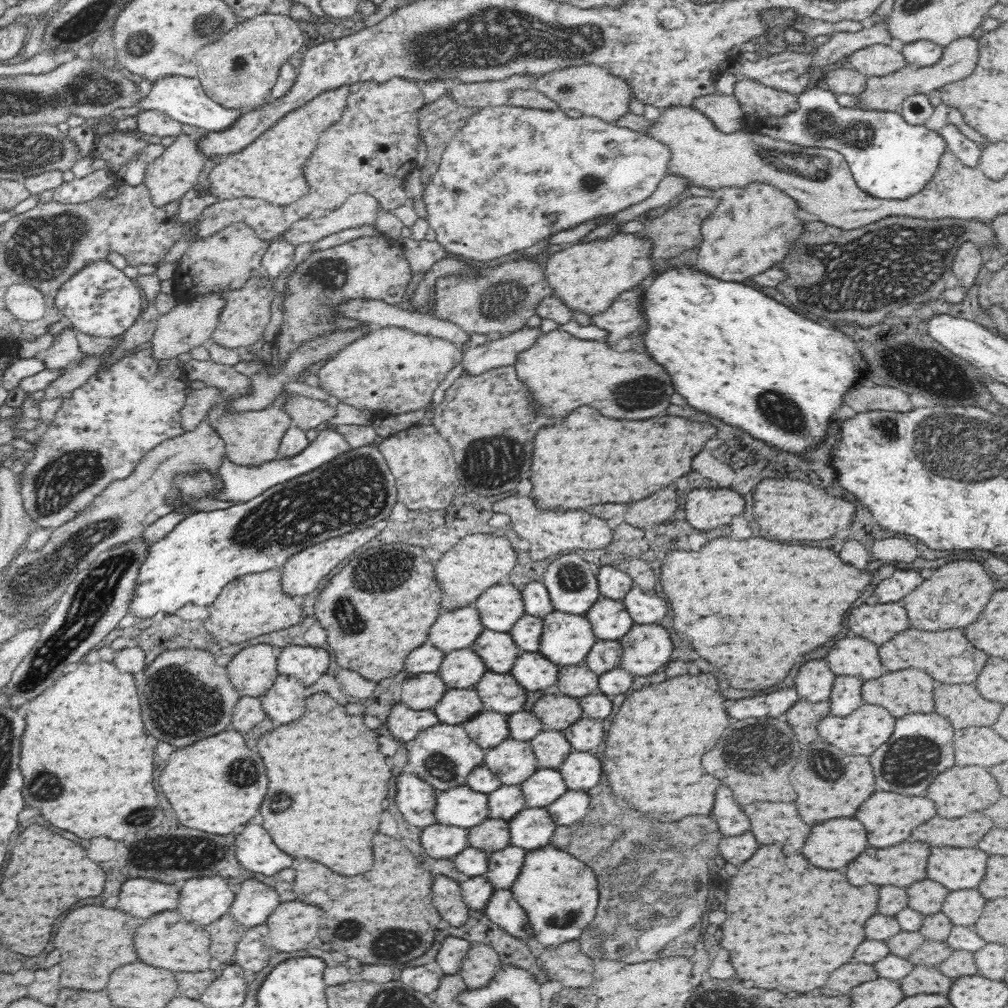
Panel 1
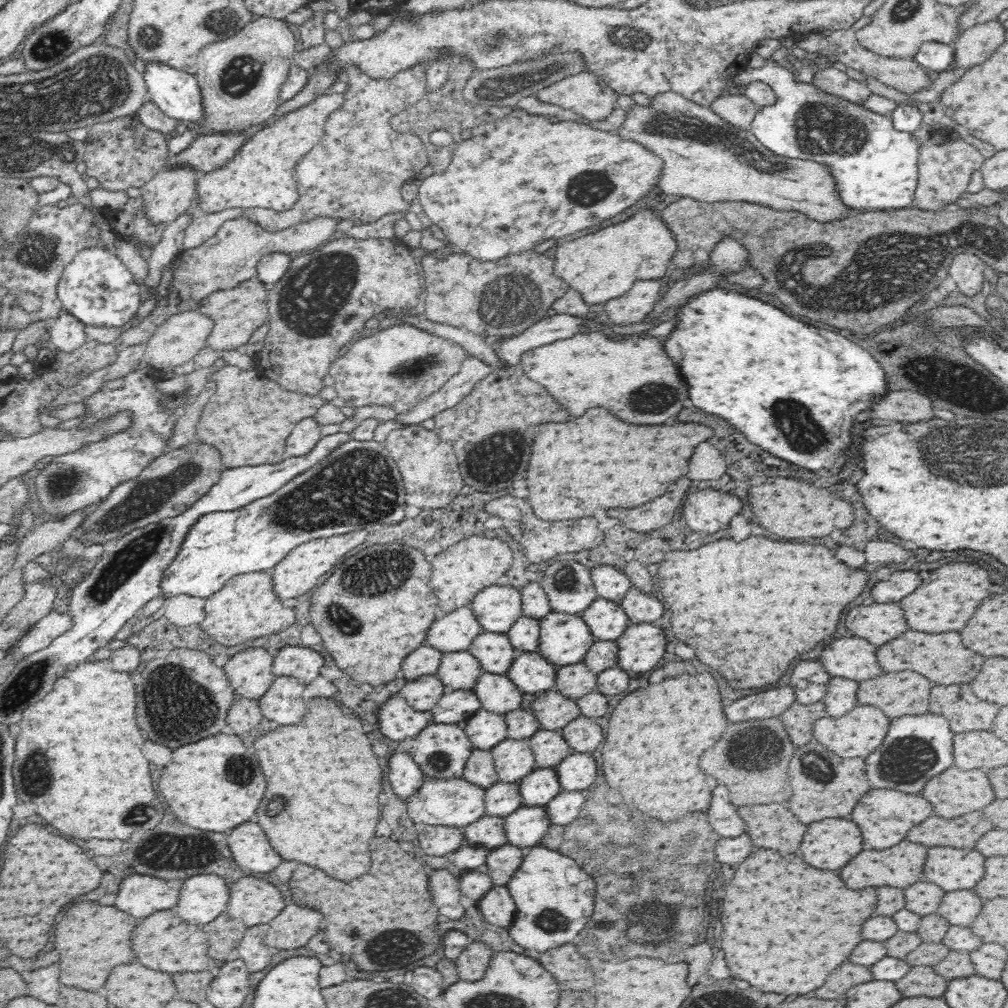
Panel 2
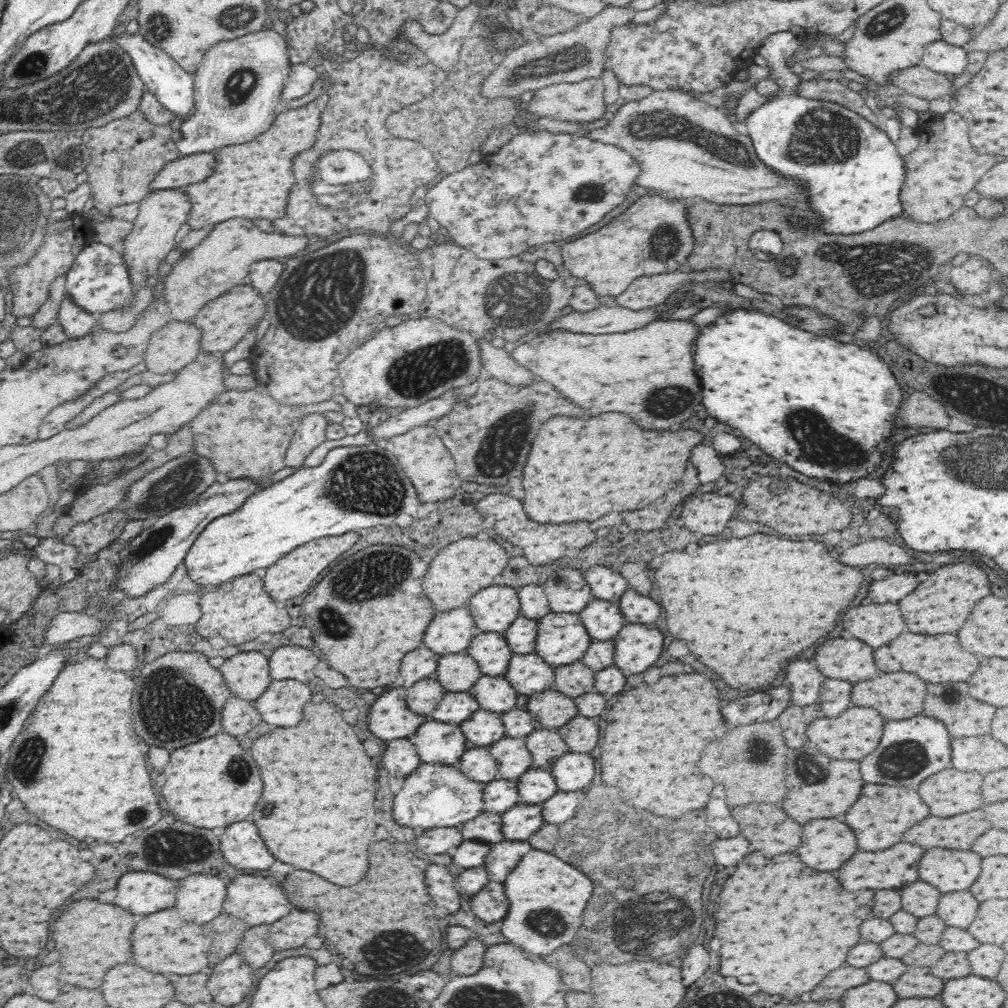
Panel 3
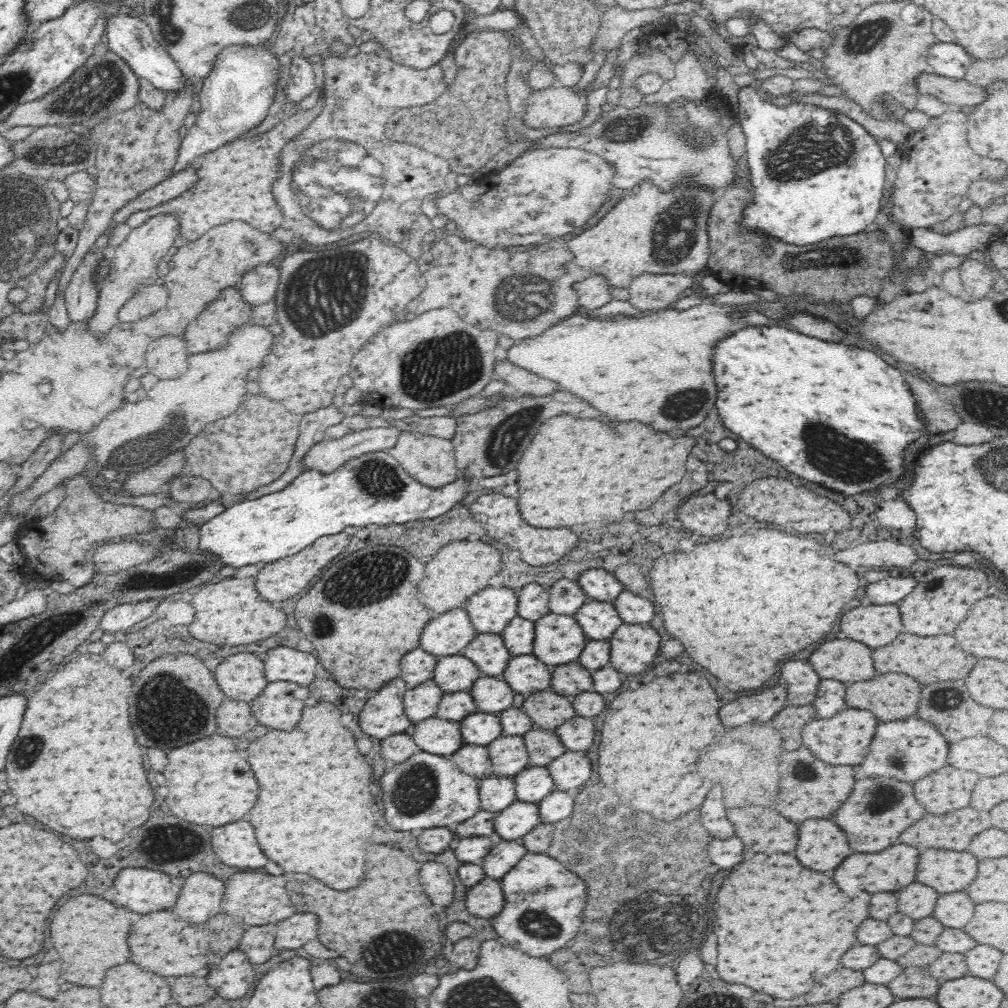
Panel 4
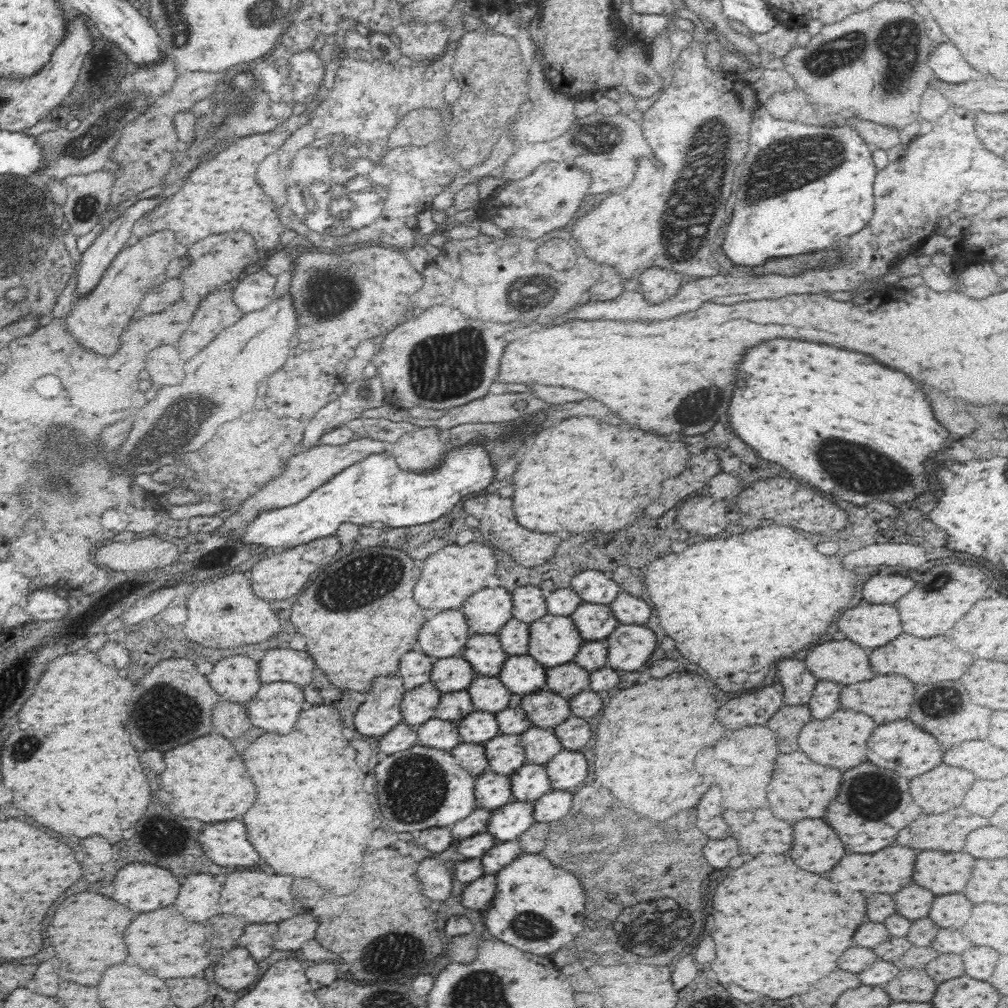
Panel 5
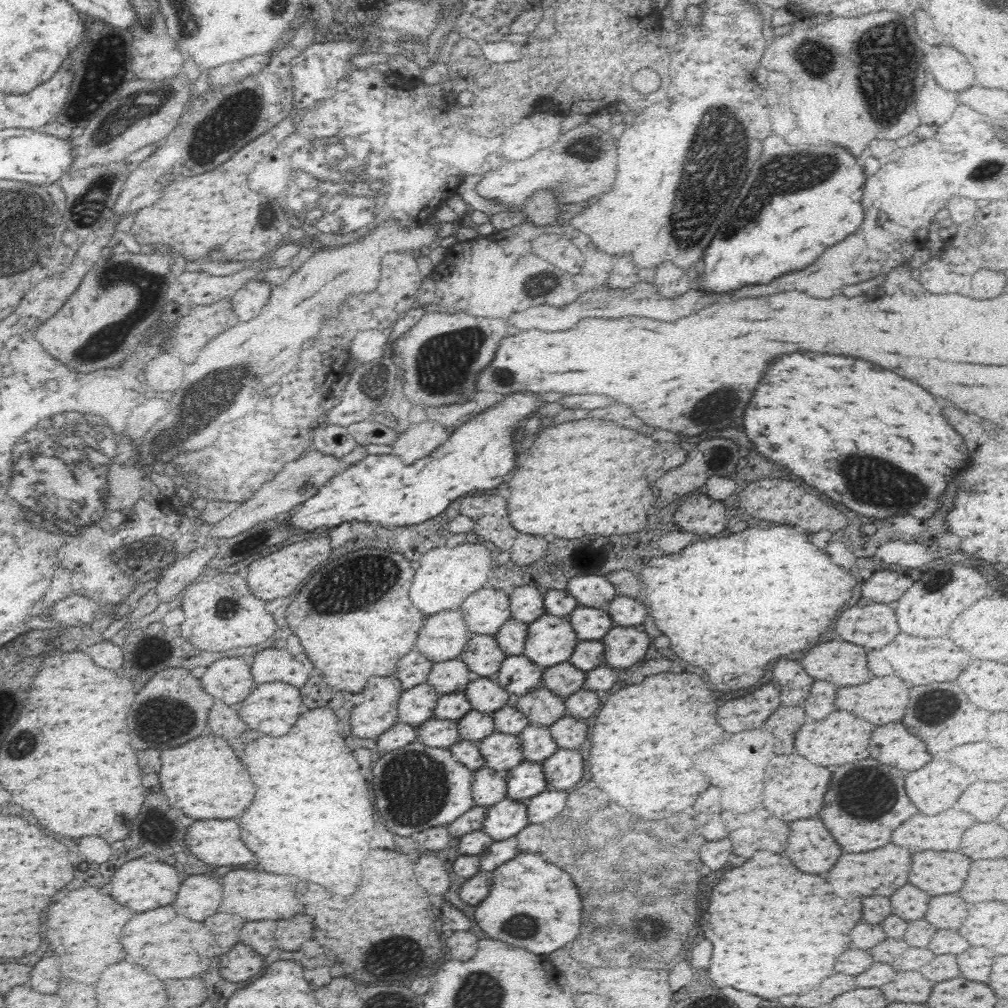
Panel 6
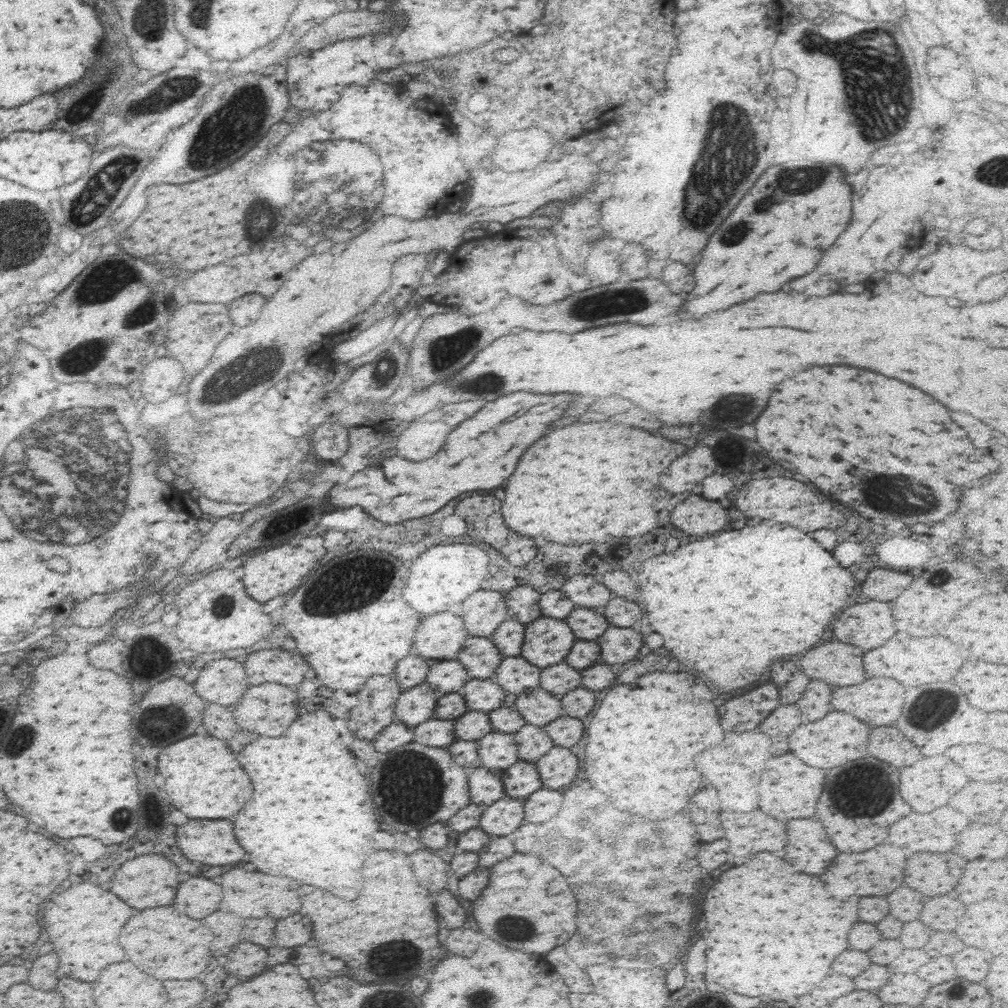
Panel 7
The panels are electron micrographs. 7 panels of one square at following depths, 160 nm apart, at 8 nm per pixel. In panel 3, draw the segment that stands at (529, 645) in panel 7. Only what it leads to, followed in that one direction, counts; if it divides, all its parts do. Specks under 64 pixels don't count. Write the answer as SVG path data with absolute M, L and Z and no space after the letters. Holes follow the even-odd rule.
M550 612L539 618L538 640L536 640L536 654L542 660L546 660L550 666L564 666L581 660L584 650L590 646L592 638L588 636L586 627L580 620L579 613L555 613Z

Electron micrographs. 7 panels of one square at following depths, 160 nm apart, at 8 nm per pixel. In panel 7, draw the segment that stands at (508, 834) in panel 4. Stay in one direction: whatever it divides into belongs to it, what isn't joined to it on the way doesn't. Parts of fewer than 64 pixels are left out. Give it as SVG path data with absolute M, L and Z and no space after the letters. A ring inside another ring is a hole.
M504 796L500 800L494 801L494 804L485 805L480 826L488 834L494 836L506 836L514 832L524 820L524 810L521 799Z

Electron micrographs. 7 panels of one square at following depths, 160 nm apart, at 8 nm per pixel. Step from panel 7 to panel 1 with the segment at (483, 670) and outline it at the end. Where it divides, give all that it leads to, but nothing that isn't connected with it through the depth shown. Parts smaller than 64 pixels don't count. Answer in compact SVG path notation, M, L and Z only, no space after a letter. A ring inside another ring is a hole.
M487 629L478 636L470 649L480 656L488 670L498 674L510 672L518 652L522 652L509 633L496 633Z

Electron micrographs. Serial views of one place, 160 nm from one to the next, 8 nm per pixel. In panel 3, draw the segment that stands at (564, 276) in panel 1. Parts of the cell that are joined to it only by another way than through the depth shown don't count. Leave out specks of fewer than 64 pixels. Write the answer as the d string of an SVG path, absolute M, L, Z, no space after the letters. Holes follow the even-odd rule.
M642 196L599 230L561 245L563 265L580 281L591 284L601 298L617 297L639 276L681 270L695 245L689 223L690 202Z

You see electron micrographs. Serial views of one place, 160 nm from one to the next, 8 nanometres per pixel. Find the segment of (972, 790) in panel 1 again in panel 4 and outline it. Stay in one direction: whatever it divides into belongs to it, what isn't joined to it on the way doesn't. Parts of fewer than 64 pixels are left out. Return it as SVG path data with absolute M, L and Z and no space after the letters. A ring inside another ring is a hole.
M946 766L914 784L914 794L918 802L930 814L944 814L950 810L966 808L970 804L972 782L968 782L968 774Z

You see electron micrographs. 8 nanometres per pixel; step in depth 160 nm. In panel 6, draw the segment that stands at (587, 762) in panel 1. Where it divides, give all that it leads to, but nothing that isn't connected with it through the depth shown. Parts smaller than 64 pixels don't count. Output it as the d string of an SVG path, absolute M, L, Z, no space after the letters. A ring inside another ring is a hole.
M558 748L541 762L548 788L566 790L572 788L584 774L584 760L578 750Z

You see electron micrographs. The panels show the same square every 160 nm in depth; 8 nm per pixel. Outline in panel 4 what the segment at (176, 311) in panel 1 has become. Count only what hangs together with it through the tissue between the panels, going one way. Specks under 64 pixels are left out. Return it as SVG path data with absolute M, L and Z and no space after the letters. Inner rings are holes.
M186 331L182 334L184 334L184 340L180 338L182 335L163 335L152 340L146 348L146 366L161 380L182 378L190 366L188 358L194 354L188 352Z

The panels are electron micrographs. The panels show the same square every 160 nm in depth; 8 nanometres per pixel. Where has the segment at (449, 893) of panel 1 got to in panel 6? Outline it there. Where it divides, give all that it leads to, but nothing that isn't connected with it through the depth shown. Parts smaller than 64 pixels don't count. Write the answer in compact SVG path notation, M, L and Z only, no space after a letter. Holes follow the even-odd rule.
M420 856L416 862L416 878L430 894L444 894L450 888L450 878L444 862L436 856Z

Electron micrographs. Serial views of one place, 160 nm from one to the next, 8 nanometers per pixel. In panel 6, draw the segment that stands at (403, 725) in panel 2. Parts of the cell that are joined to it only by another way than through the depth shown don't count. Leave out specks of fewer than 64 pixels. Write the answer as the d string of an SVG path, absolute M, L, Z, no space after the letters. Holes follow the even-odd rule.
M370 678L364 688L364 702L352 710L352 732L372 738L396 724L396 702L402 686L394 678Z

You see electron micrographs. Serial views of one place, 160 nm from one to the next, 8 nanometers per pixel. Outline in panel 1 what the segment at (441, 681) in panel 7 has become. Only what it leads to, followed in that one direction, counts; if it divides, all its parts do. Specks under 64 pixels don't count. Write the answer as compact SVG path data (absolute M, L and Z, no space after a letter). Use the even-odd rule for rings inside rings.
M470 648L445 653L438 676L448 688L470 688L486 672L484 661Z

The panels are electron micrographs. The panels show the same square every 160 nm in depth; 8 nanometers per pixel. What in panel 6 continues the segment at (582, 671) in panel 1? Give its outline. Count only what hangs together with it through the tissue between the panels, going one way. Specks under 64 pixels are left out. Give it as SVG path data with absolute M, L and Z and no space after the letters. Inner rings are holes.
M558 664L544 672L544 686L563 698L584 686L584 672L572 664Z

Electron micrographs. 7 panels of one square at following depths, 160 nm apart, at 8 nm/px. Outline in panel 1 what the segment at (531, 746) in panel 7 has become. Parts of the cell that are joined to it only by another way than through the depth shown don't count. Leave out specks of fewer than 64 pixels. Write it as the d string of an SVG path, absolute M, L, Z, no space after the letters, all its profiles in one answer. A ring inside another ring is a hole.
M543 729L529 741L536 755L537 765L540 768L558 770L558 766L573 751L562 731Z

